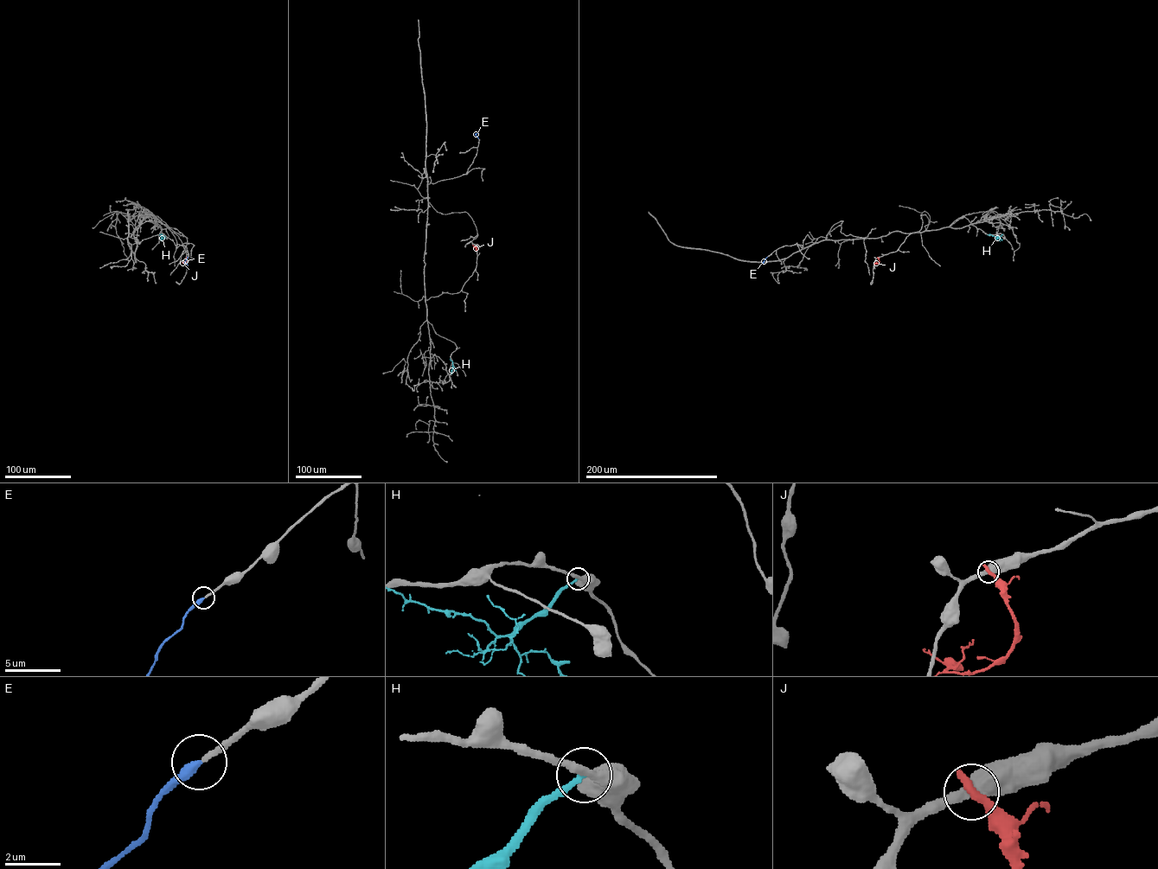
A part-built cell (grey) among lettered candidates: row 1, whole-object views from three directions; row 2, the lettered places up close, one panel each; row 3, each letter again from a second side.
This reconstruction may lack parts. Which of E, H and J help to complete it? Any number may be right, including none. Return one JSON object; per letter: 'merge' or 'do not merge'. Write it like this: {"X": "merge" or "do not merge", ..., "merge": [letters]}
{"E": "merge", "H": "do not merge", "J": "do not merge", "merge": ["E"]}

